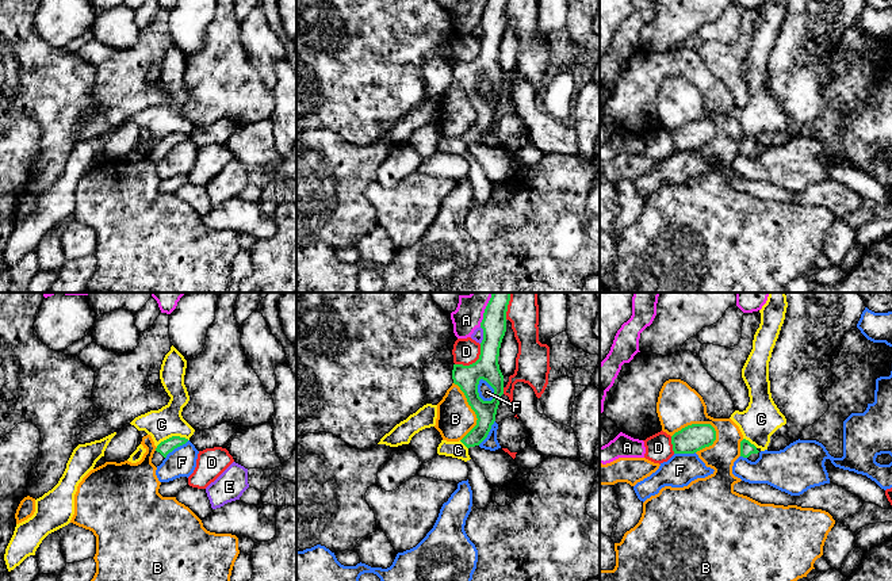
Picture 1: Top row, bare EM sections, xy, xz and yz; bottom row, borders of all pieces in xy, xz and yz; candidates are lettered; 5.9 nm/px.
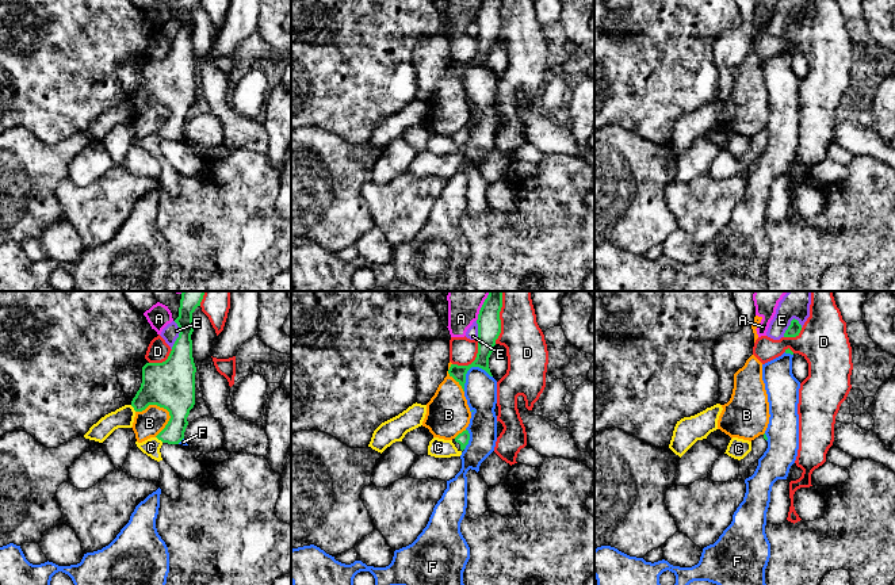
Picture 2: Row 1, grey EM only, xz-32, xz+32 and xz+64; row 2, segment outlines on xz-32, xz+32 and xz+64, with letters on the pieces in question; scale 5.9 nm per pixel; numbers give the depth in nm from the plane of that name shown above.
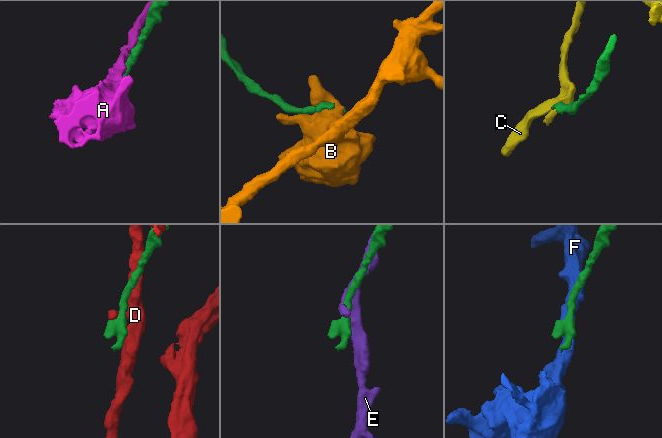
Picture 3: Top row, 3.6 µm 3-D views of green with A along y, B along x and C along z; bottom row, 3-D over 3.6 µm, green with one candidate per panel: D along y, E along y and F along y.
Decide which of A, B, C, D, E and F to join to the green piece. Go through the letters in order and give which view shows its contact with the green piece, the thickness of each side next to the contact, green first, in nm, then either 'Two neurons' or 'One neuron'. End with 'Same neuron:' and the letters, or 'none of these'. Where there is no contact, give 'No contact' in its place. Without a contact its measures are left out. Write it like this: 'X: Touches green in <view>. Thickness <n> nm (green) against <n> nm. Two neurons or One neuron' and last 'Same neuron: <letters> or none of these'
A: Touches green in xz. Thickness 140 nm (green) against 170 nm. Two neurons
B: Touches green in yz. Thickness 160 nm (green) against 260 nm. Two neurons
C: Touches green in xy. Thickness 80 nm (green) against 180 nm. Two neurons
D: Touches green in xz. Thickness 150 nm (green) against 160 nm. Two neurons
E: Touches green in xz. Thickness 150 nm (green) against 60 nm. Two neurons
F: Touches green in xz. Thickness 150 nm (green) against 90 nm. Two neurons
Same neuron: none of these

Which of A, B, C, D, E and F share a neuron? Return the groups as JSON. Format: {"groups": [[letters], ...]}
{"groups": [["A"], ["B"], ["C"], ["D"], ["E"], ["F"]]}

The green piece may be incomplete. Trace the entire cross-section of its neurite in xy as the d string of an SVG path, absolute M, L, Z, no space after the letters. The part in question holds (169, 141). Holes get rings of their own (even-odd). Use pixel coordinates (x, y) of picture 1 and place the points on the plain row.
M172 133L164 138L161 138L152 154L152 160L157 164L162 160L162 157L166 154L169 149L172 149L175 145L185 141L188 135L180 134L180 133Z

